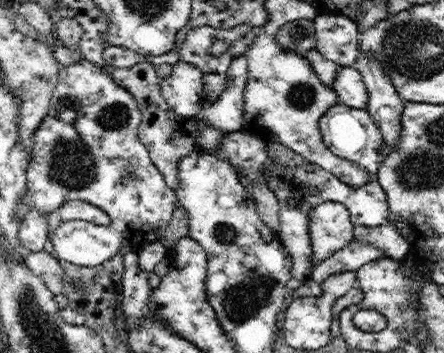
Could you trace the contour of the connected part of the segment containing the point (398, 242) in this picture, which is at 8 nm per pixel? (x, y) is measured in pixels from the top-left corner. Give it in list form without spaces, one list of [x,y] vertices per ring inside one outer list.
[[[384,222],[380,226],[354,225],[353,238],[368,243],[378,249],[384,249],[389,261],[401,262],[409,252],[408,241],[394,225]]]

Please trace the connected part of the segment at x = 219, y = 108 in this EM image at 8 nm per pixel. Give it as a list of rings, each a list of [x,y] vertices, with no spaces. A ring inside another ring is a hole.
[[[242,54],[232,60],[226,76],[226,91],[220,98],[210,102],[197,115],[204,123],[214,126],[214,129],[227,133],[240,131],[244,122],[246,107],[244,94],[248,80],[247,56]]]

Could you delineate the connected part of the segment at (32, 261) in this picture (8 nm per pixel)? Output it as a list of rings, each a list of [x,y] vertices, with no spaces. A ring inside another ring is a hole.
[[[26,251],[24,263],[32,271],[32,274],[42,279],[46,289],[52,295],[63,294],[62,267],[58,259],[55,259],[48,251]]]

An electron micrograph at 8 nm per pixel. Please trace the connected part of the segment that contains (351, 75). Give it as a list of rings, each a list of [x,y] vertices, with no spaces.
[[[356,66],[338,68],[333,90],[340,96],[344,104],[352,108],[367,108],[369,93]]]

